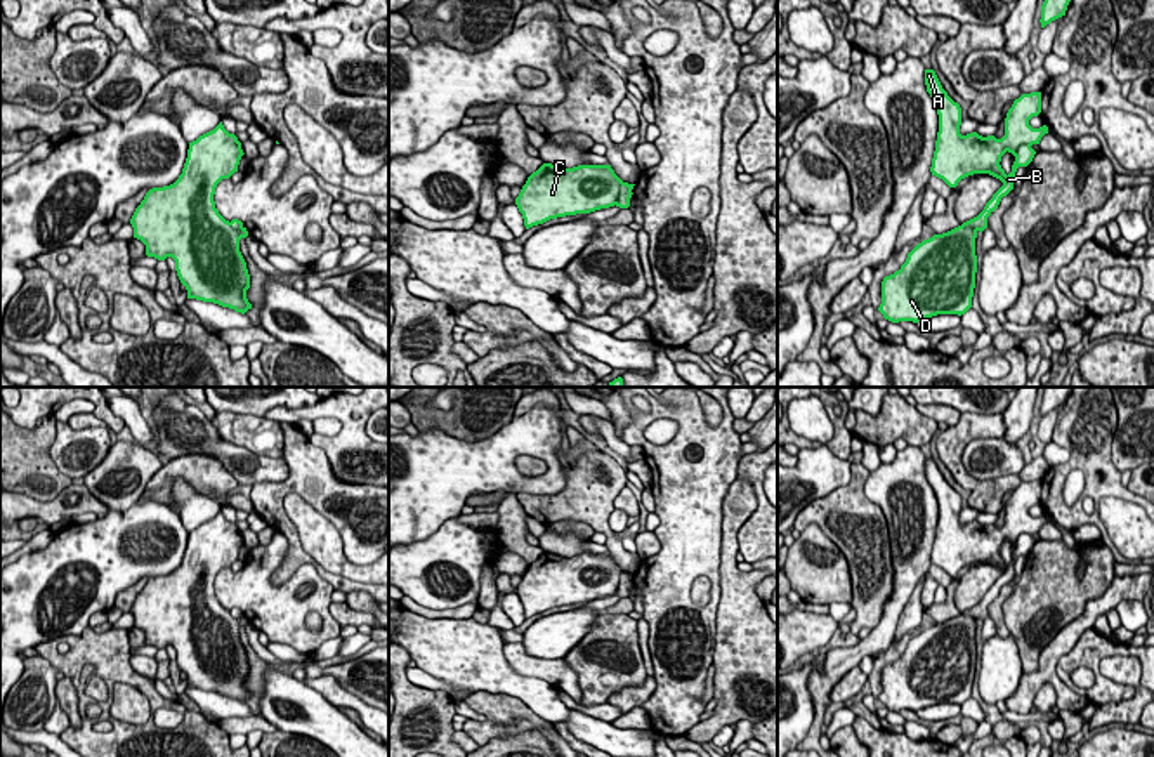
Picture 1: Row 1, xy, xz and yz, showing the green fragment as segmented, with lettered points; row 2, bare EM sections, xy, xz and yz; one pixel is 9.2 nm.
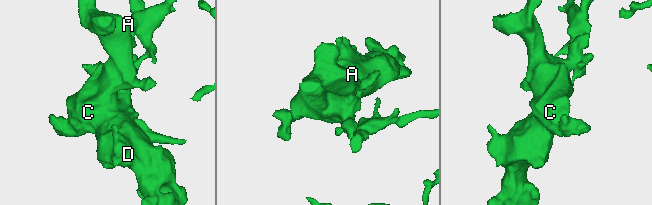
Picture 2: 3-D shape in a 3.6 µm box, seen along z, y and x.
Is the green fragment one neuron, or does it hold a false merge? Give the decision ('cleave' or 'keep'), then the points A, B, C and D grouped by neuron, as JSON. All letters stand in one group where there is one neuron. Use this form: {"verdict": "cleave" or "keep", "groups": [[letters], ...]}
{"verdict": "keep", "groups": [["A", "B", "C", "D"]]}

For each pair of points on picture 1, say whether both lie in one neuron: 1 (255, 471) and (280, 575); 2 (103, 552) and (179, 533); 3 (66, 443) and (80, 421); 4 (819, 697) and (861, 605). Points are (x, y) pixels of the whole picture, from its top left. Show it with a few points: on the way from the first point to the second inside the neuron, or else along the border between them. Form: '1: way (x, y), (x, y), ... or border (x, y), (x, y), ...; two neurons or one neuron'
1: border (287, 462), (283, 480), (252, 487); two neurons
2: way (122, 533), (132, 523), (160, 523); one neuron
3: border (68, 422), (75, 429), (106, 429); two neurons
4: border (891, 592), (884, 605), (884, 613), (872, 631); two neurons

